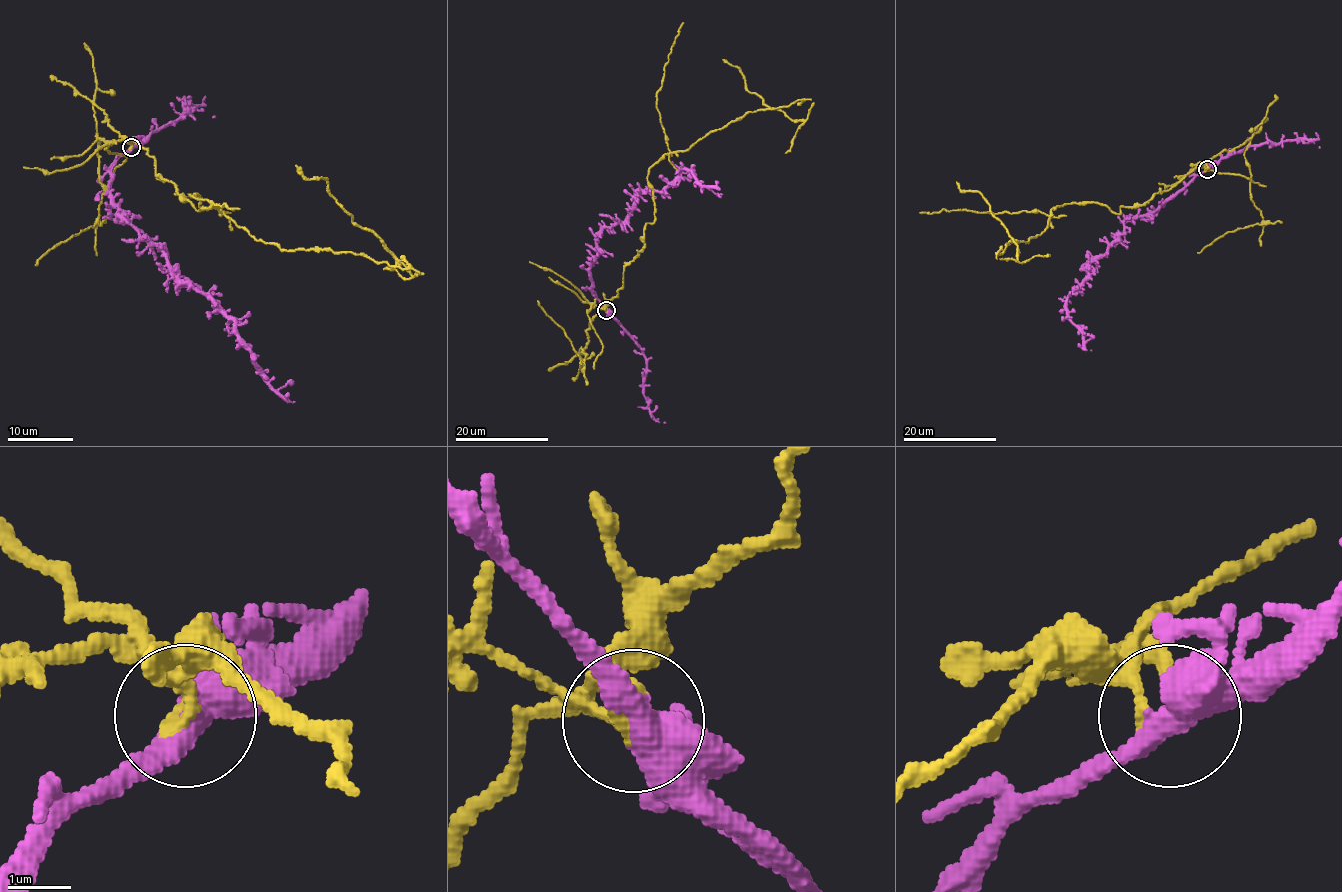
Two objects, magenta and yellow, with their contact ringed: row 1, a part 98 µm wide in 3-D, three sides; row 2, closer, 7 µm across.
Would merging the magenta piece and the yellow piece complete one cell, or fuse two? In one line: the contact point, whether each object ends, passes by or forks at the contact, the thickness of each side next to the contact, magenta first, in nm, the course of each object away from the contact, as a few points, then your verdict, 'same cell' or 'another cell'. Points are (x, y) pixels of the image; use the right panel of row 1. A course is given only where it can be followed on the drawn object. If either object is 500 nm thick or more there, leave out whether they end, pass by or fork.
at (1207, 169); magenta passes by; yellow ends there; 480 nm thick on the magenta side, 360 nm on the other; magenta runs (1207, 168), (1149, 213), (1133, 215), (1107, 250), (1090, 262), (1089, 277), (1066, 306), (1083, 346), (1091, 351); yellow runs (1207, 168), (1119, 214), (1096, 202), (1051, 209), (1040, 235), (996, 255), (1016, 261), (990, 206), (957, 181); another cell

